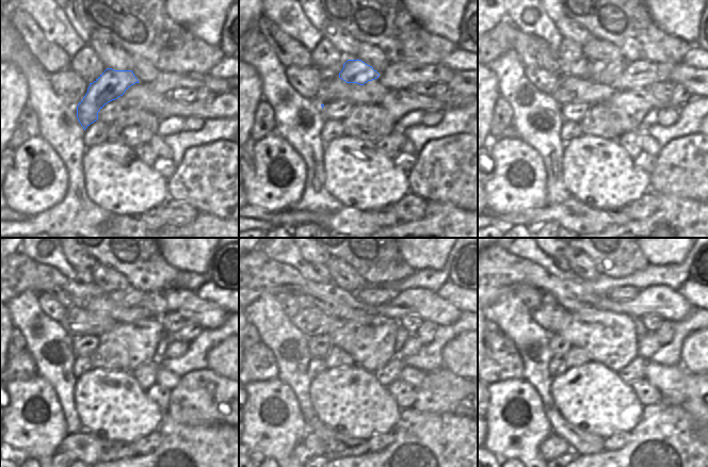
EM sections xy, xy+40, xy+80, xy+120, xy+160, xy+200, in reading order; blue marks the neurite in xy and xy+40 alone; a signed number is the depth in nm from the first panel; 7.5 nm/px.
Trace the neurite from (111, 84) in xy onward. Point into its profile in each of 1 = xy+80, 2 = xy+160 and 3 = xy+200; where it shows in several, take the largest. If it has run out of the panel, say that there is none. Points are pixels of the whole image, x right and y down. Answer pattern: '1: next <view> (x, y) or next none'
1: next xy+80 (601, 73)
2: next xy+160 (370, 294)
3: next xy+200 (627, 293)

